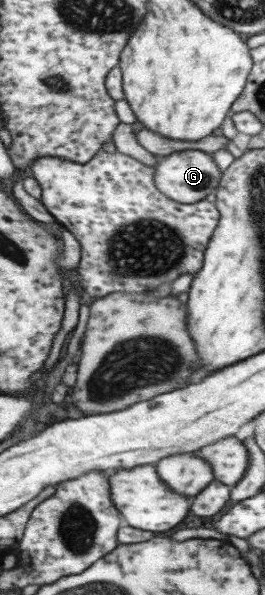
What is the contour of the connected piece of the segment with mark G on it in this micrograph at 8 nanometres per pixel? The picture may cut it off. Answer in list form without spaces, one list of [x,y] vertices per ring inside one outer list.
[[[202,150],[176,151],[168,155],[156,166],[156,185],[170,199],[180,203],[191,204],[205,200],[210,193],[220,187],[223,172],[215,162],[213,154]]]

